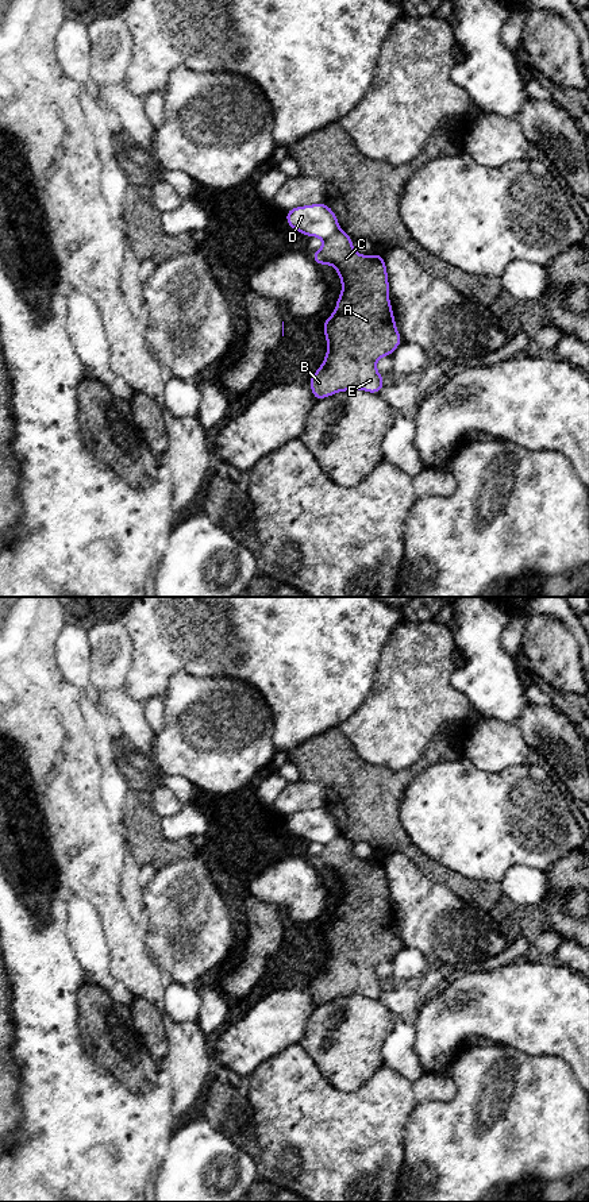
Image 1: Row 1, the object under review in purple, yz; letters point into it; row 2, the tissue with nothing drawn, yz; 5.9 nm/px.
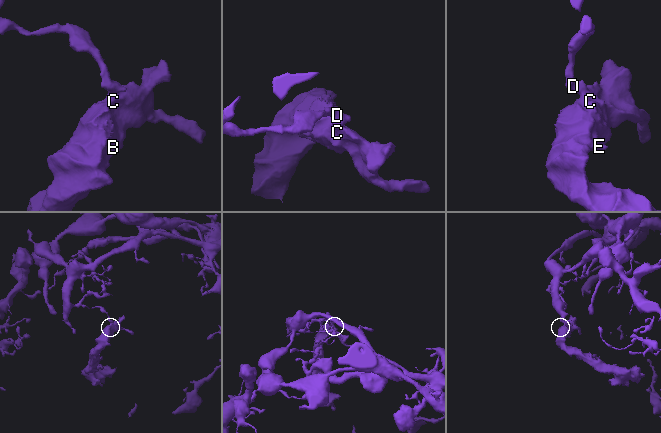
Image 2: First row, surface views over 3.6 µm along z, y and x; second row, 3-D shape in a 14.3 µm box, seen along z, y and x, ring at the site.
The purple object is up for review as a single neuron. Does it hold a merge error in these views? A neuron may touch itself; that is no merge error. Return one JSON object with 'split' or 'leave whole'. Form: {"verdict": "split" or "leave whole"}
{"verdict": "split"}

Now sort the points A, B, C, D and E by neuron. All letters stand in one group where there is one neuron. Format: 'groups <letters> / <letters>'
groups A B C E / D

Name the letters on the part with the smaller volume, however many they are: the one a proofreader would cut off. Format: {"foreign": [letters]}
{"foreign": ["A", "B", "C", "E"]}

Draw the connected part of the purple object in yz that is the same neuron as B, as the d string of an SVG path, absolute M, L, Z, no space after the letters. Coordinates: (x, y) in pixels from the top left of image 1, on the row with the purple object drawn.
M342 228L327 238L320 250L312 251L311 257L319 266L332 265L342 281L342 293L338 296L335 312L323 323L327 354L322 366L307 381L313 398L319 401L353 389L378 394L385 380L376 369L376 362L382 357L392 357L403 343L393 317L393 307L389 303L390 286L385 258L377 253L358 254L353 249L353 238Z

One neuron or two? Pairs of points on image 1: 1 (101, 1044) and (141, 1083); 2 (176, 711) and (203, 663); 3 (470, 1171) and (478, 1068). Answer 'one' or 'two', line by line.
1: one
2: two
3: one

